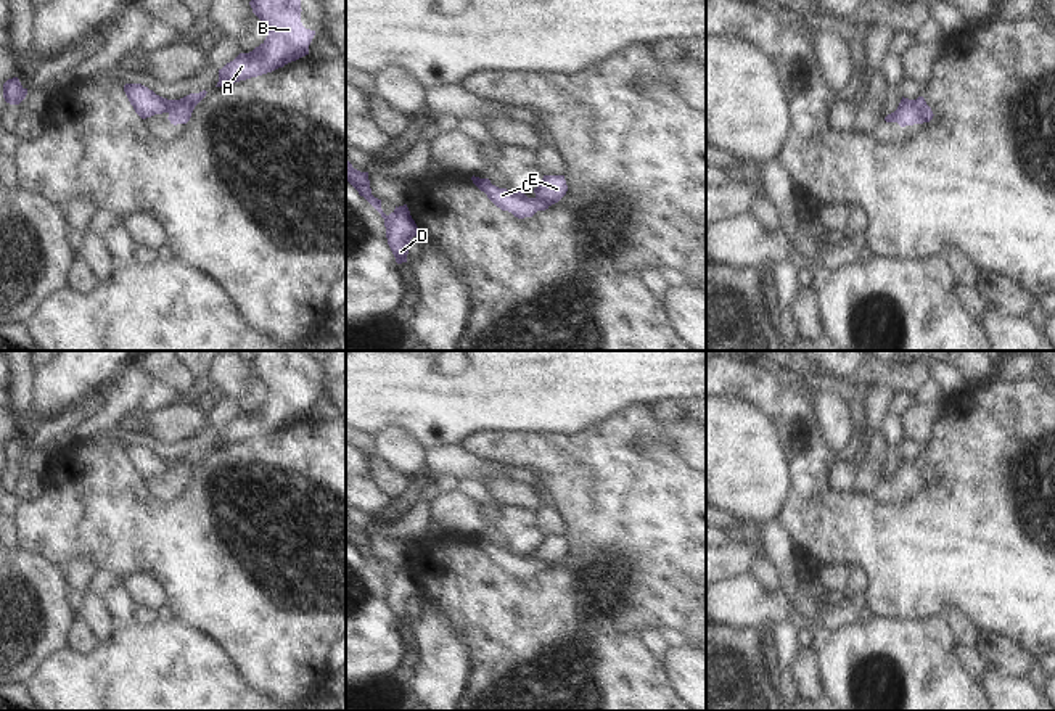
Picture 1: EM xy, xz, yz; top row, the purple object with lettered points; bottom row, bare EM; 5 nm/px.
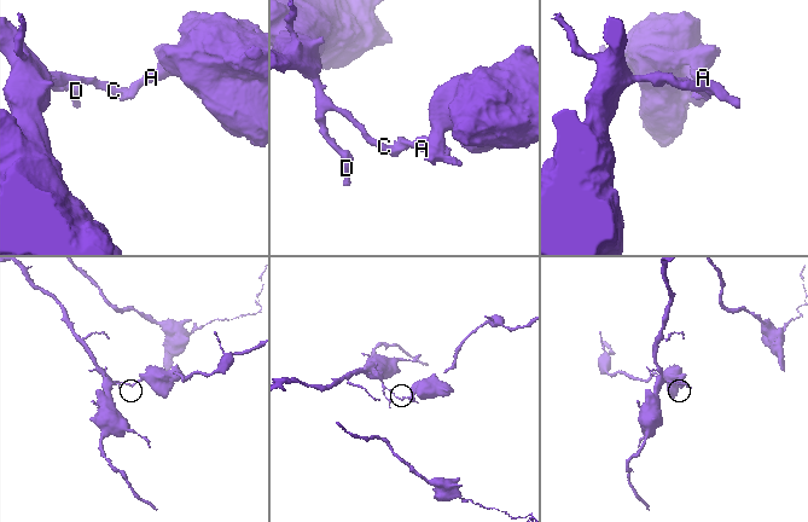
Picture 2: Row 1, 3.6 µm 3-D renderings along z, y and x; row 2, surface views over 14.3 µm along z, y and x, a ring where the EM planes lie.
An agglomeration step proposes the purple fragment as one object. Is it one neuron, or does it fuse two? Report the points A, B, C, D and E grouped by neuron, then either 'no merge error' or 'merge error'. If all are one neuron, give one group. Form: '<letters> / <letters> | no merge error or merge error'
A B E / C D | merge error

